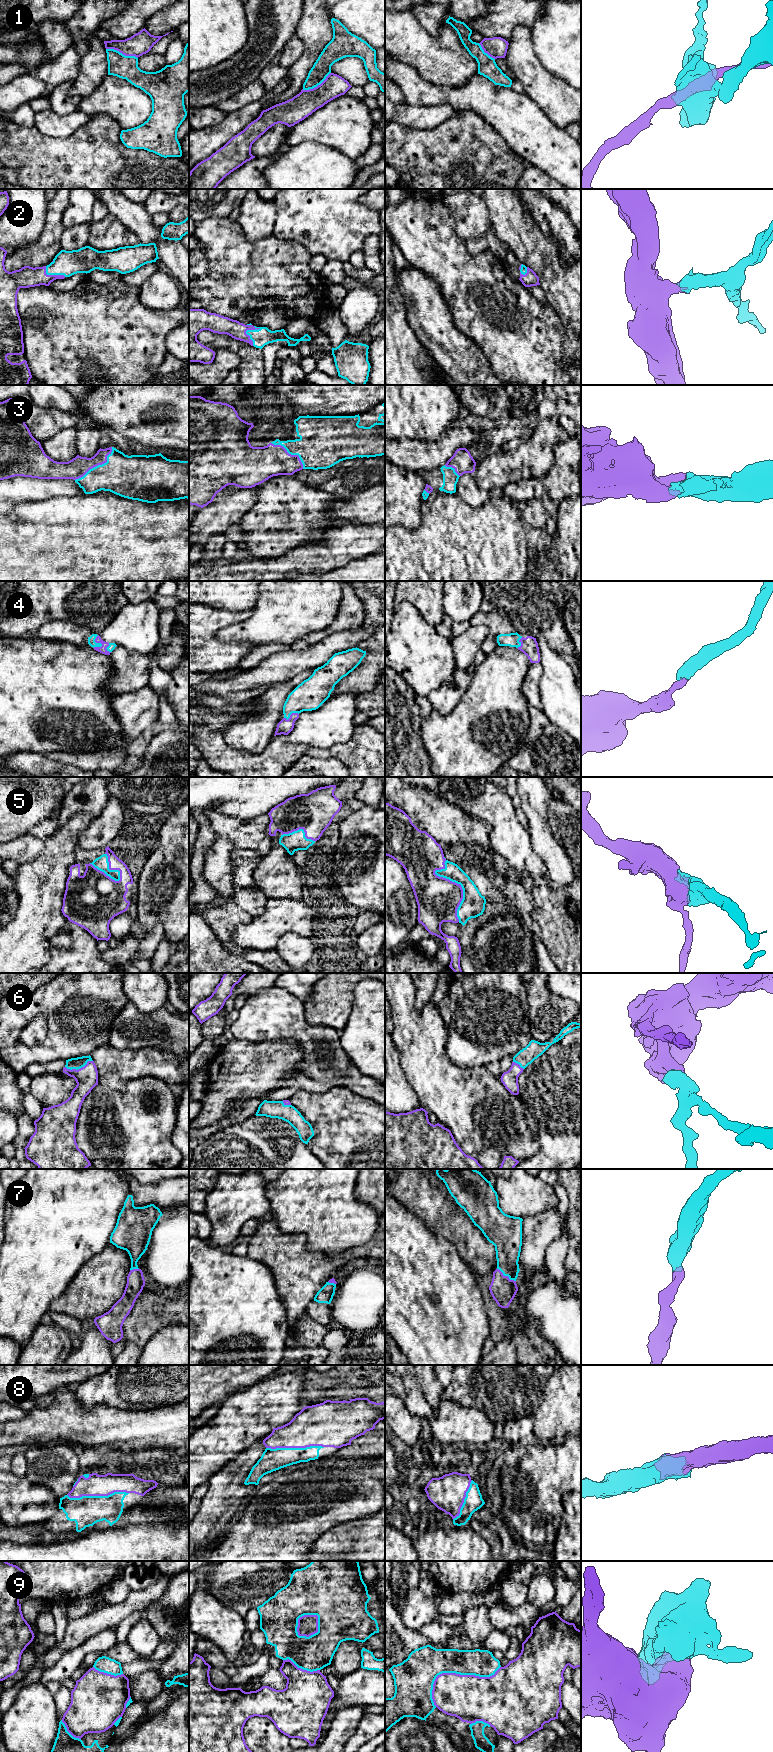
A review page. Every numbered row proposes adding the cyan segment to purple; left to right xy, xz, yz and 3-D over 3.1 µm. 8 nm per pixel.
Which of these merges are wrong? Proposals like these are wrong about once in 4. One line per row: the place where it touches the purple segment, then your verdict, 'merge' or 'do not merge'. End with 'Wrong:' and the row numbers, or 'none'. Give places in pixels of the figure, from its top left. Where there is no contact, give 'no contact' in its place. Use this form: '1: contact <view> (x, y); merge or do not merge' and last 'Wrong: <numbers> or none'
1: contact xy (122, 53); do not merge
2: contact xz (245, 333); merge
3: contact xy (97, 465); merge
4: contact xy (100, 642); merge
5: contact yz (456, 883); merge
6: contact xy (78, 1069); merge
7: contact yz (506, 1276); merge
8: contact xy (97, 1495); merge
9: contact yz (455, 1673); do not merge
Wrong: 1, 9

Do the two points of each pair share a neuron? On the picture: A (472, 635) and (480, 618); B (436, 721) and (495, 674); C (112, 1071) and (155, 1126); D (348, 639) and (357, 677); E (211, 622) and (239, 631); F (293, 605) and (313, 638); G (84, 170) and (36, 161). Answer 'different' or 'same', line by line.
A: different
B: same
C: different
D: different
E: different
F: different
G: same

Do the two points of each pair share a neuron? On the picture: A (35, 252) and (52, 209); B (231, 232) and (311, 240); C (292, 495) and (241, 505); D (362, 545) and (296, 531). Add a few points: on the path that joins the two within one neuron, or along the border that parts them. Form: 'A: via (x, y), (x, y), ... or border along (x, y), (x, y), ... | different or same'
A: via (46, 241), (51, 235), (52, 220) | same
B: border along (272, 234), (281, 239), (297, 242) | different
C: border along (255, 487), (255, 502), (240, 520) | different
D: border along (342, 524), (330, 527), (319, 540), (300, 546) | different

